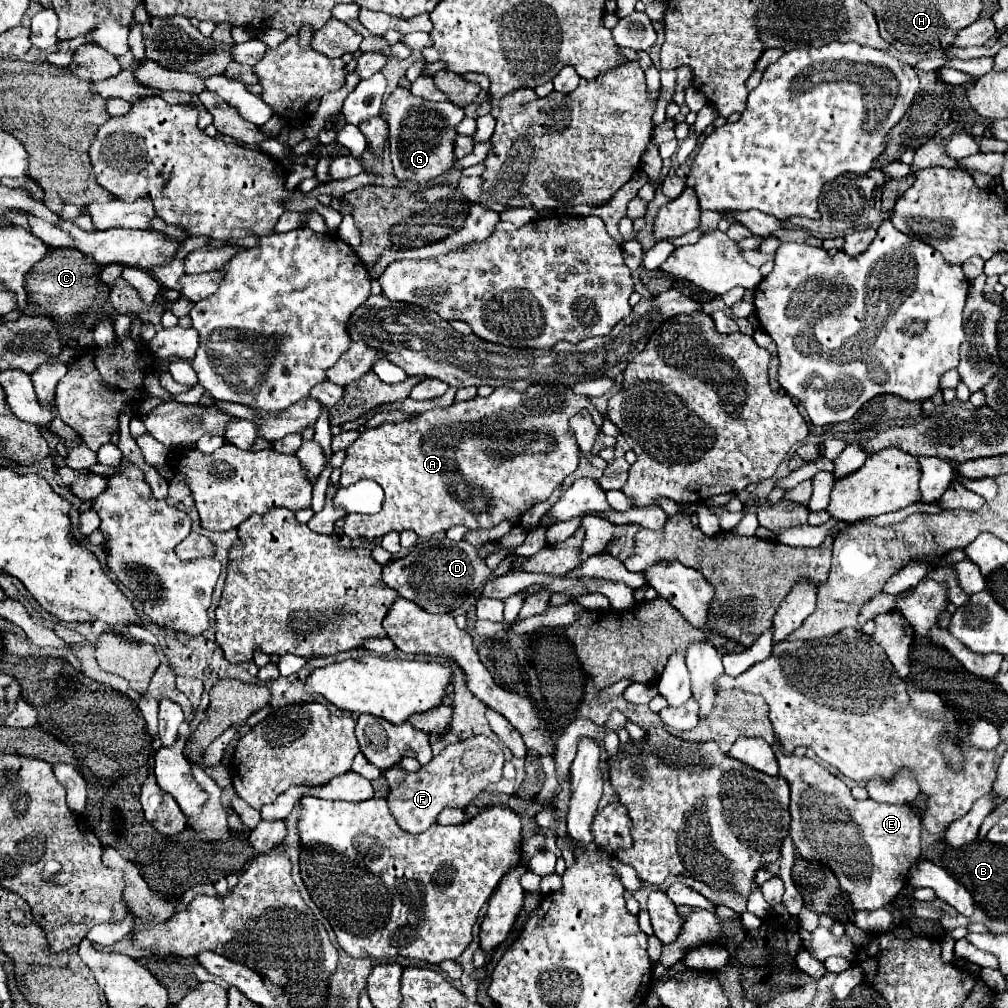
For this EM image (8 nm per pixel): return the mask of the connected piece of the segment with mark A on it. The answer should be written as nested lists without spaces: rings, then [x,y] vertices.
[[[534,384],[526,392],[498,388],[488,398],[478,396],[468,402],[430,410],[414,424],[382,424],[364,430],[346,450],[340,484],[348,486],[350,480],[370,478],[384,488],[386,498],[378,514],[348,514],[344,524],[346,536],[378,538],[390,530],[414,530],[418,536],[428,538],[446,532],[456,524],[478,530],[492,528],[502,520],[516,522],[522,512],[530,510],[536,502],[546,500],[552,490],[576,470],[578,454],[574,454],[574,432],[570,432],[568,420],[582,408],[594,412],[594,423],[601,428],[604,416],[590,406],[586,396],[578,396],[564,386]]]

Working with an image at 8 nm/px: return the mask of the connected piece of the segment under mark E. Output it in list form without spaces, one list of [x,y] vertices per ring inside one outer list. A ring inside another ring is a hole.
[[[778,742],[772,746],[780,764],[780,774],[790,784],[790,836],[796,848],[796,854],[806,860],[822,860],[840,880],[840,888],[848,892],[852,906],[856,910],[876,910],[890,904],[890,900],[902,890],[908,870],[920,860],[922,852],[922,824],[918,814],[910,804],[880,804],[874,800],[854,800],[850,788],[816,760],[806,756],[786,756],[780,752]]]

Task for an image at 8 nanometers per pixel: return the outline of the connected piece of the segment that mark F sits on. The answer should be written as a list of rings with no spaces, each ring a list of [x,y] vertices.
[[[472,736],[470,740],[448,744],[426,766],[414,774],[408,774],[398,788],[390,790],[390,796],[386,798],[390,814],[402,826],[402,830],[412,834],[424,832],[436,822],[444,808],[466,808],[472,804],[478,792],[486,790],[488,784],[498,782],[502,778],[502,766],[502,748],[486,736]]]

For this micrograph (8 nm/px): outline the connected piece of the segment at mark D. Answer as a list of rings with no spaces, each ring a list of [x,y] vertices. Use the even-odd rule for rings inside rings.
[[[448,538],[426,540],[422,544],[422,548],[414,546],[414,550],[408,556],[388,562],[382,570],[382,580],[386,586],[394,588],[402,598],[416,602],[424,610],[428,610],[432,614],[446,614],[450,610],[460,608],[486,580],[494,578],[496,574],[504,574],[508,570],[514,570],[514,566],[524,564],[528,560],[526,556],[514,554],[510,548],[504,548],[498,540],[490,540],[484,546],[472,546],[466,540],[452,542]],[[484,546],[490,548],[488,556],[504,552],[504,560],[500,562],[500,566],[496,570],[486,564],[488,556],[482,558],[478,554],[478,550]]]

